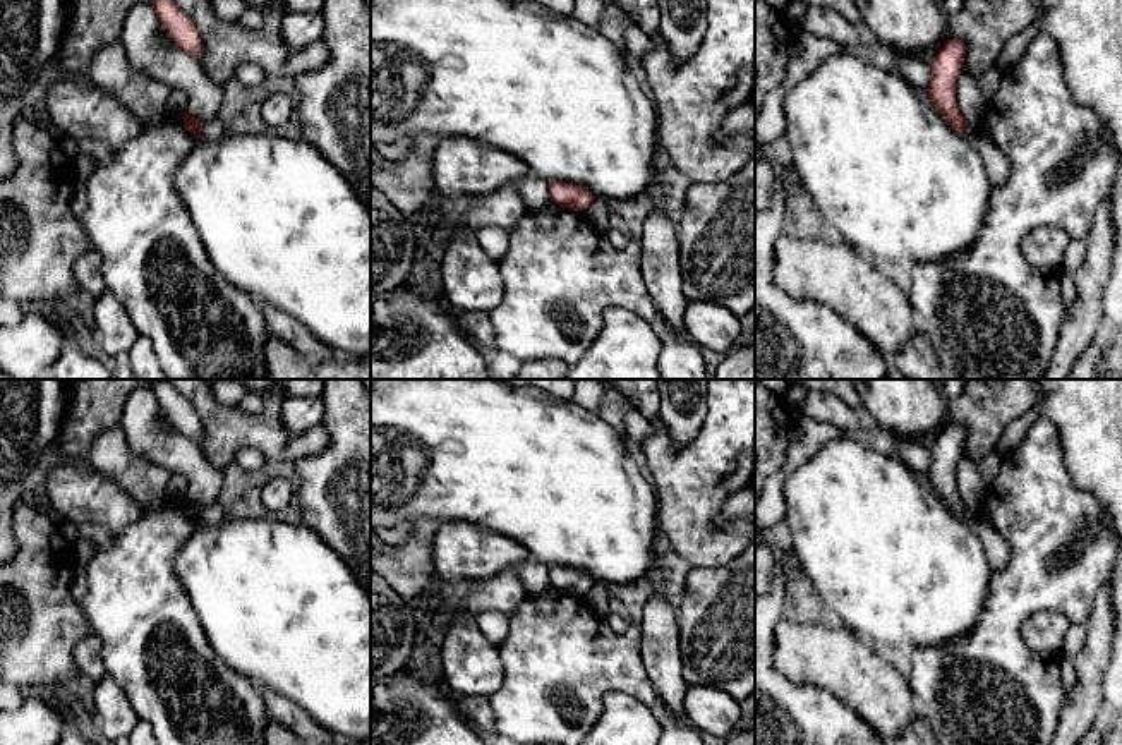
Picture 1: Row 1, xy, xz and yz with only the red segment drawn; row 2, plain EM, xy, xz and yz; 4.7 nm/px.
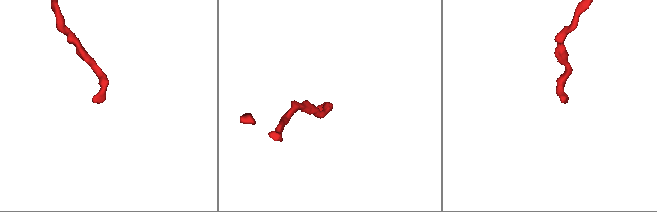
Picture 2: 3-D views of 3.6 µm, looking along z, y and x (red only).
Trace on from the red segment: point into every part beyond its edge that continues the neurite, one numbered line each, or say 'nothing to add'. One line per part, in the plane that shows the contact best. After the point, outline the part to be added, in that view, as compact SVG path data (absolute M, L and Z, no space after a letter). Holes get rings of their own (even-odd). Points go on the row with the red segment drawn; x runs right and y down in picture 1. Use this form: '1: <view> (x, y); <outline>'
nothing to add

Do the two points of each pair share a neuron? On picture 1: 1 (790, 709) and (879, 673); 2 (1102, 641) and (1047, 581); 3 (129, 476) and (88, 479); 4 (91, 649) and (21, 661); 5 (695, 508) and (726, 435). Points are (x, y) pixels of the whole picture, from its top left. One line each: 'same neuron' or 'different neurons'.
1: different neurons
2: different neurons
3: different neurons
4: different neurons
5: same neuron

